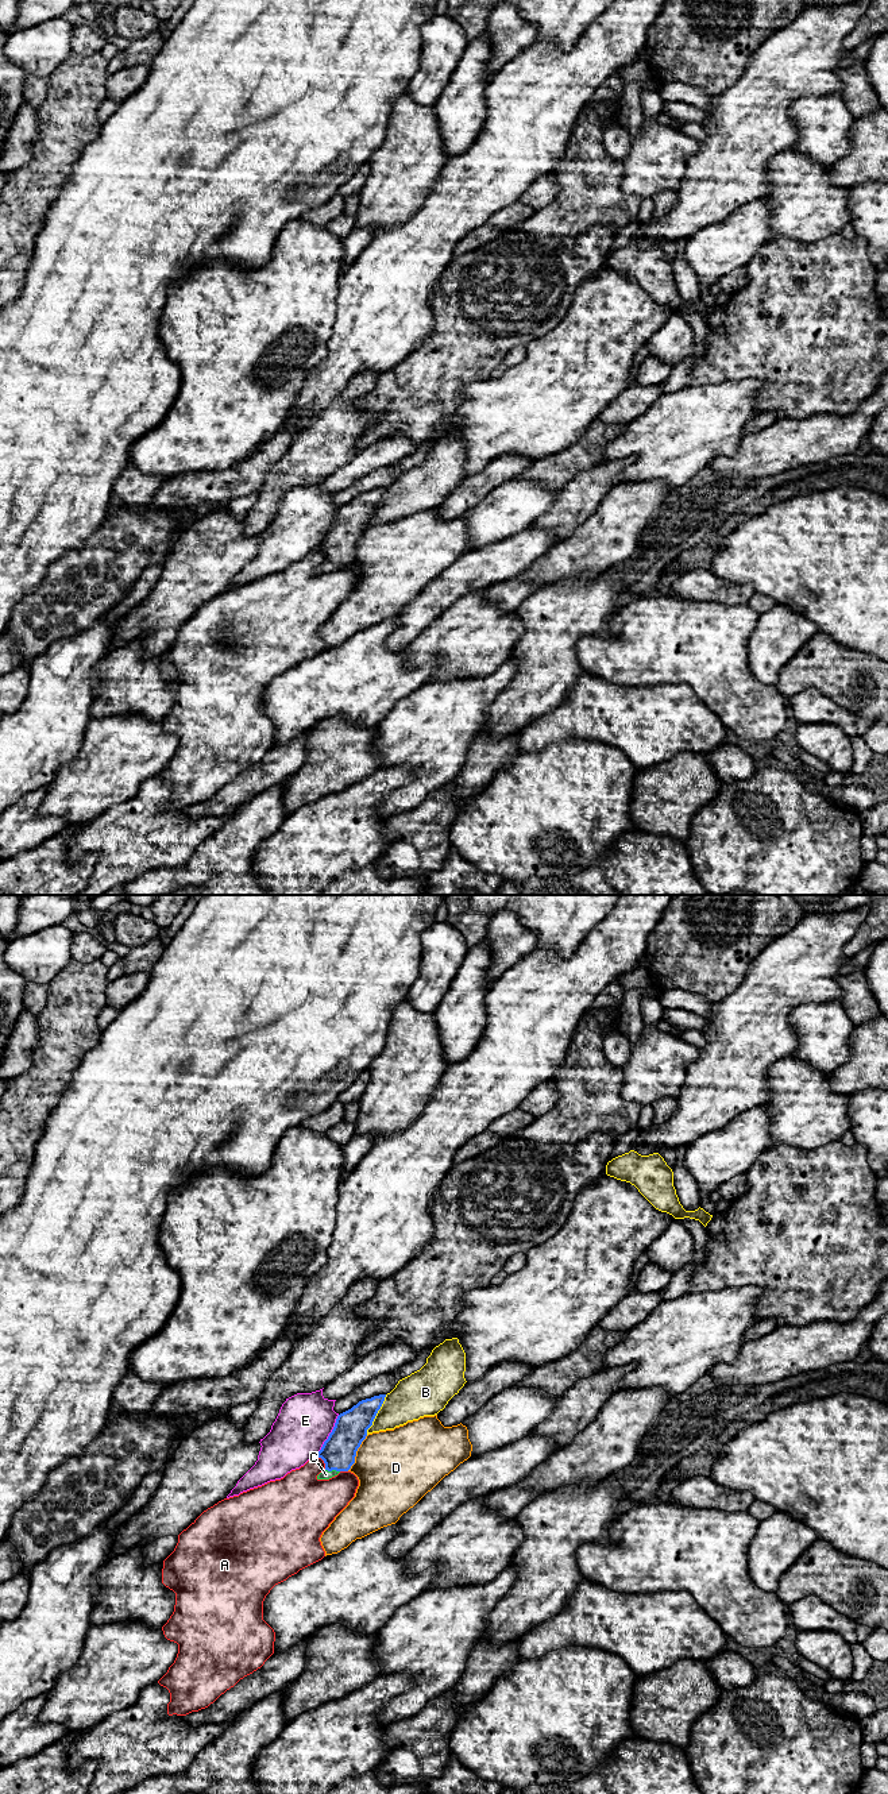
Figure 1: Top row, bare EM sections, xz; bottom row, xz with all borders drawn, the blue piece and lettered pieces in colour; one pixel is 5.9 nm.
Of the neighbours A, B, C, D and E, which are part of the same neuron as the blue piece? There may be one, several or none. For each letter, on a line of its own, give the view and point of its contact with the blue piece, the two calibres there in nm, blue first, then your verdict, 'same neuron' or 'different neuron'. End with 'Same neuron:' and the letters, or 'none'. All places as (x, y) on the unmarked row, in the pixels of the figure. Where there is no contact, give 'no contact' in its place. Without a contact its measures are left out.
A: meets blue in xz at (324, 555); 200 nm thick on the blue side, 300 nm on the other; different neuron
B: meets blue in xz at (375, 508); 200 nm thick on the blue side, 260 nm on the other; different neuron
C: meets blue in xz at (332, 562); 200 nm thick on the blue side, 60 nm on the other; same neuron
D: meets blue in xz at (355, 546); 200 nm thick on the blue side, 460 nm on the other; different neuron
E: meets blue in xz at (329, 528); 200 nm thick on the blue side, 320 nm on the other; different neuron
Same neuron: C

